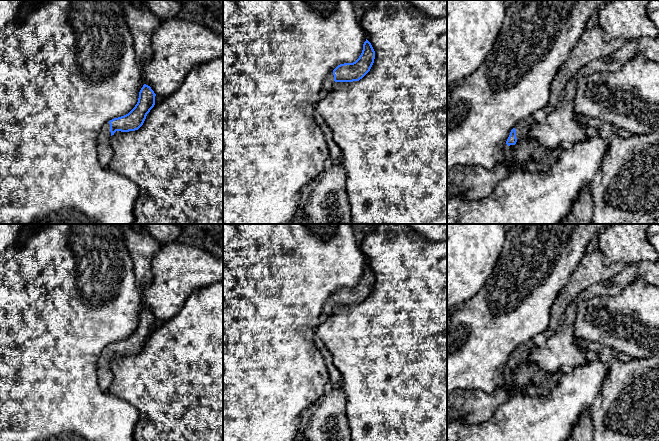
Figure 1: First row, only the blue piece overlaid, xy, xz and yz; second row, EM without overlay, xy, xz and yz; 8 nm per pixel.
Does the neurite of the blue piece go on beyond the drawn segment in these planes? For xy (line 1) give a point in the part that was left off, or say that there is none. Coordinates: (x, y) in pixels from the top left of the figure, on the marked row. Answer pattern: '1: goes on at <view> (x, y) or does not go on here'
1: goes on at xy (104, 148)

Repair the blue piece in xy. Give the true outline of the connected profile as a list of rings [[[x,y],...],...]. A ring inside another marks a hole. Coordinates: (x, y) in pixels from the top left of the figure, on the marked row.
[[[144,84],[139,92],[138,102],[126,115],[114,118],[105,123],[97,136],[97,153],[102,167],[108,168],[113,157],[111,136],[116,131],[129,132],[138,130],[144,123],[147,114],[155,105],[156,94],[150,86]]]

